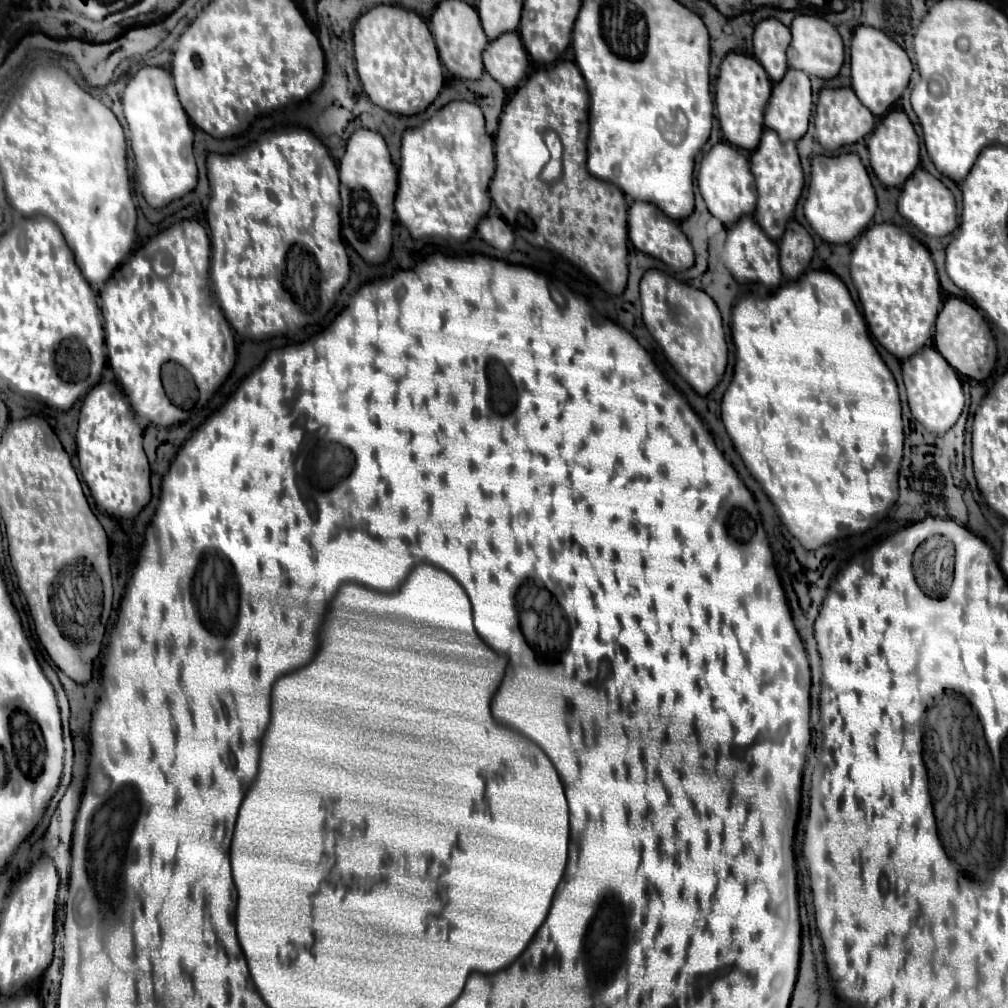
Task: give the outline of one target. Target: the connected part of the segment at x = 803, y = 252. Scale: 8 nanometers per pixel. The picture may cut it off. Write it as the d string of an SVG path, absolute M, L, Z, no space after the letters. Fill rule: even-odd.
M789 220L779 240L779 262L785 280L797 280L807 270L813 250L811 234L797 220Z

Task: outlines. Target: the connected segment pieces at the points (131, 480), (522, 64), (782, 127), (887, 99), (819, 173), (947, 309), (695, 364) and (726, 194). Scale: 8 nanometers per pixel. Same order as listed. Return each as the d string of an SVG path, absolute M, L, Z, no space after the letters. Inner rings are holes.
M99 382L87 392L77 424L79 468L91 488L97 508L115 518L135 518L151 498L151 472L141 446L141 436L143 430L117 384Z
M507 32L491 40L483 50L483 66L503 88L515 90L529 66L519 34Z
M789 68L783 76L783 80L773 84L773 92L771 98L765 106L765 126L775 130L779 134L781 140L793 140L797 142L809 126L809 116L811 116L811 82L809 76L803 70L797 68Z
M869 24L855 28L851 38L851 88L875 116L887 114L901 98L903 90L909 84L911 70L913 66L907 52L885 32L879 32Z
M847 152L839 156L825 156L825 154L811 156L809 192L803 210L815 234L819 234L827 242L847 244L871 224L875 208L877 208L875 190L857 152Z
M949 296L945 300L935 326L935 346L959 374L965 374L969 378L985 380L995 366L995 358L997 358L995 338L981 312L967 300L955 296Z
M651 268L643 274L641 280L641 304L643 322L663 348L667 360L699 394L711 392L727 366L727 346L721 314L713 298L699 288L673 280L665 272Z
M717 142L709 152L703 154L699 162L697 186L709 212L725 226L735 224L739 216L753 214L755 210L755 178L751 176L749 160L745 158L745 154L741 154L741 150L727 142Z

